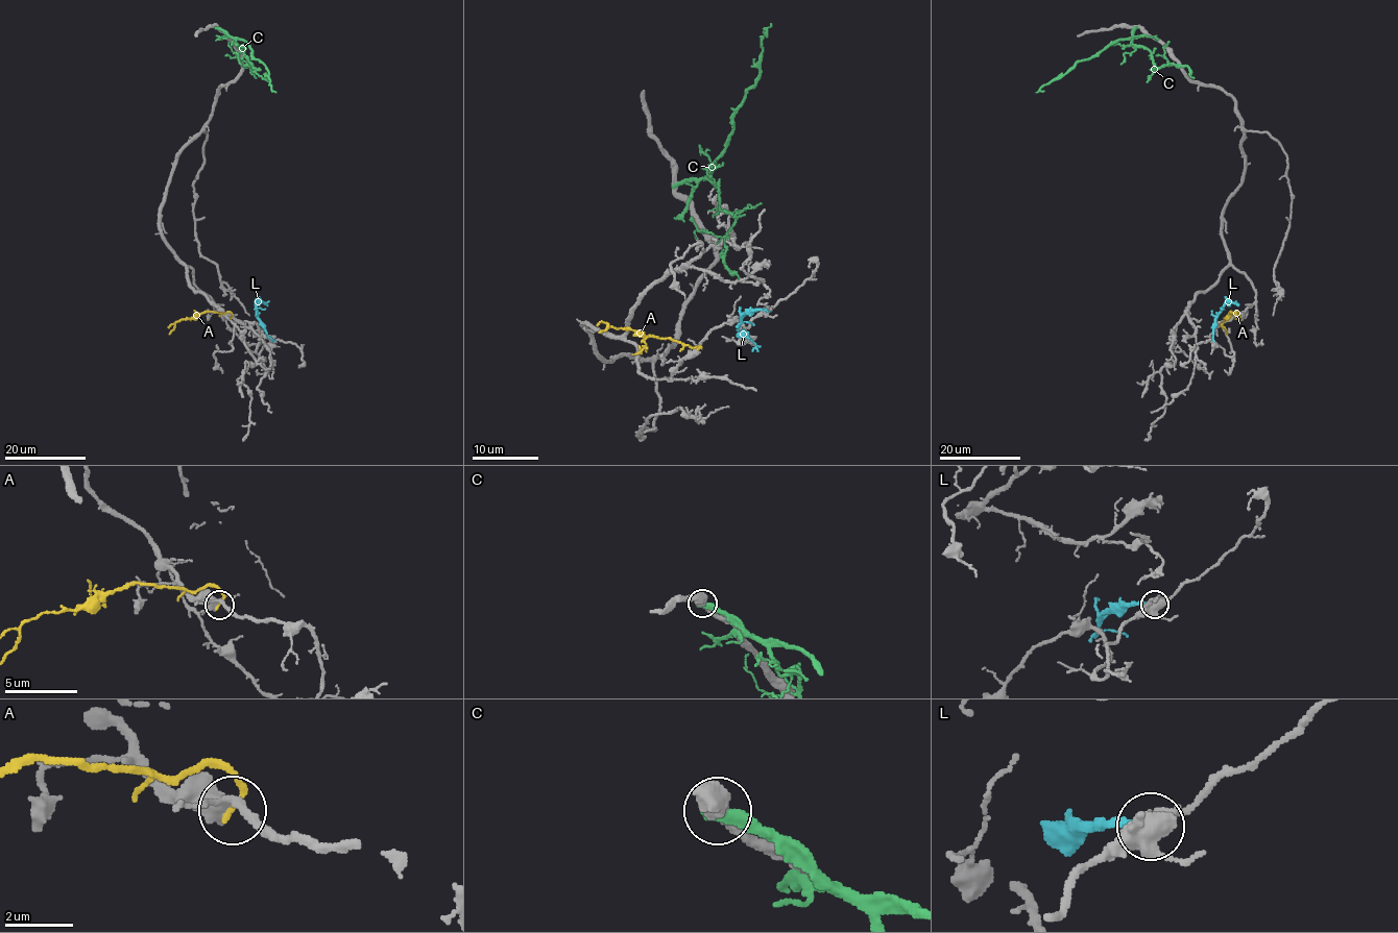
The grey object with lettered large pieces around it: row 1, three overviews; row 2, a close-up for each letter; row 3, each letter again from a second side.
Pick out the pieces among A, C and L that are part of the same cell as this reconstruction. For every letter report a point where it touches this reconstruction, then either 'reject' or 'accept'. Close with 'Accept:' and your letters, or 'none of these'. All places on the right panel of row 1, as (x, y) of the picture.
A: contact (1236, 317); reject
C: contact (1136, 27); reject
L: contact (1213, 340); reject
Accept: none of these

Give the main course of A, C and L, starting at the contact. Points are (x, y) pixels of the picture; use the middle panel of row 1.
A: (699, 347), (682, 346), (668, 338), (642, 336), (633, 329), (608, 324), (599, 333)
C: (674, 185), (705, 176), (725, 147), (732, 130), (732, 119), (745, 91), (758, 76), (765, 29), (767, 37)
L: (767, 310), (745, 313), (739, 327), (758, 350)

